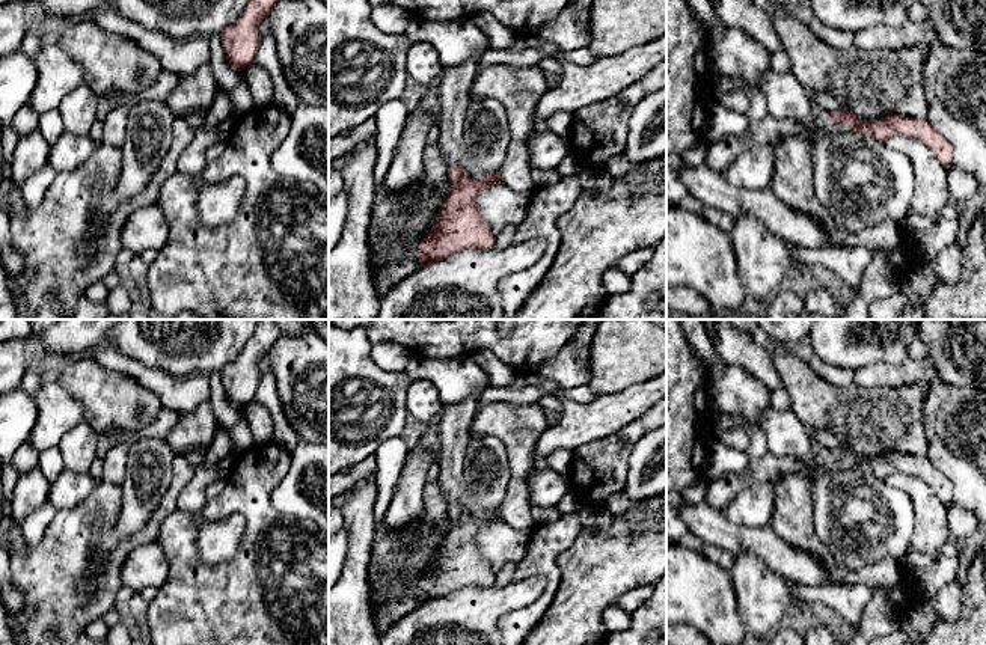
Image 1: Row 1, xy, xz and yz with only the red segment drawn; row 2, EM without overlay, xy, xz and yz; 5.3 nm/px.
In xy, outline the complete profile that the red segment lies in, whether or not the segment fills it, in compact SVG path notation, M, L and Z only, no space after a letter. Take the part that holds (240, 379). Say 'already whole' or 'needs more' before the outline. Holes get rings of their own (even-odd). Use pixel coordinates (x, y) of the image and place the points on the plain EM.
already whole; M258 319L258 326L240 356L220 371L229 402L243 408L258 390L259 360L270 353L280 332L273 319Z

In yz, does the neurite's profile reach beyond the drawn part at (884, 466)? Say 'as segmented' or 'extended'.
extended

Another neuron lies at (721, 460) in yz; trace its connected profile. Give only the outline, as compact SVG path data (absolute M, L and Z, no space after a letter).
M715 437L704 461L704 476L713 481L730 473L742 473L749 461L746 451L730 448Z

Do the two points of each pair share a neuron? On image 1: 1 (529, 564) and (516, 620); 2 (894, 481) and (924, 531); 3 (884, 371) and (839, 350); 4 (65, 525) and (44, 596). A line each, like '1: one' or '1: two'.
1: one
2: one
3: two
4: one

